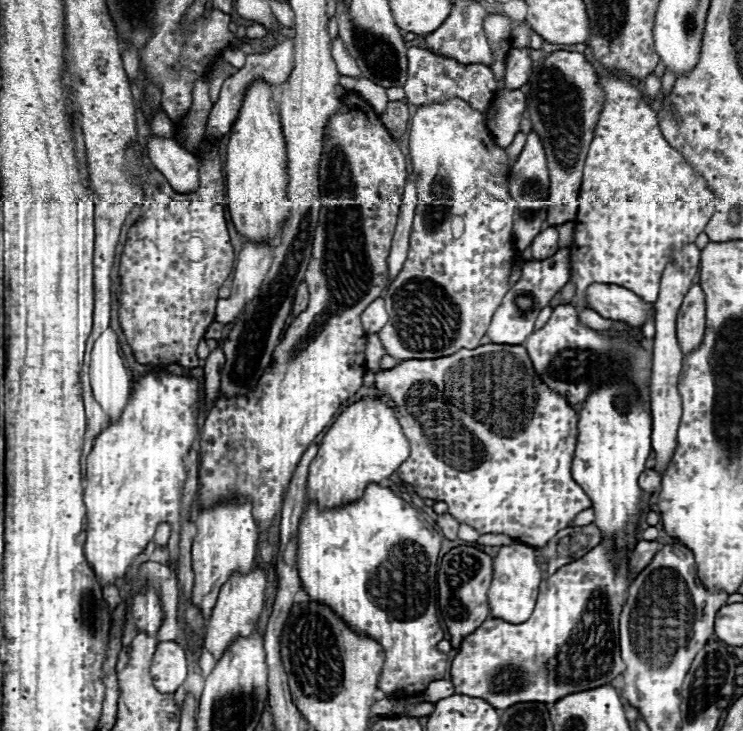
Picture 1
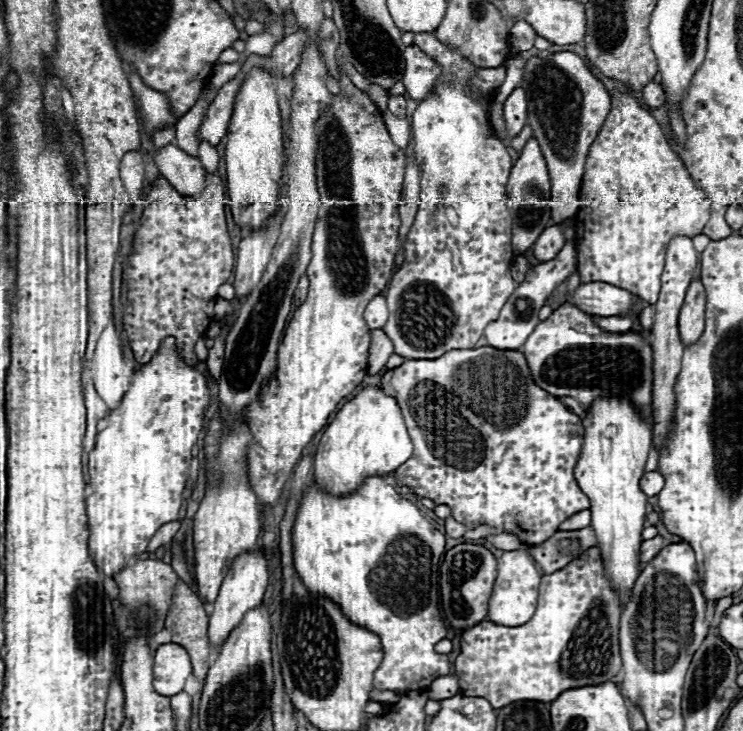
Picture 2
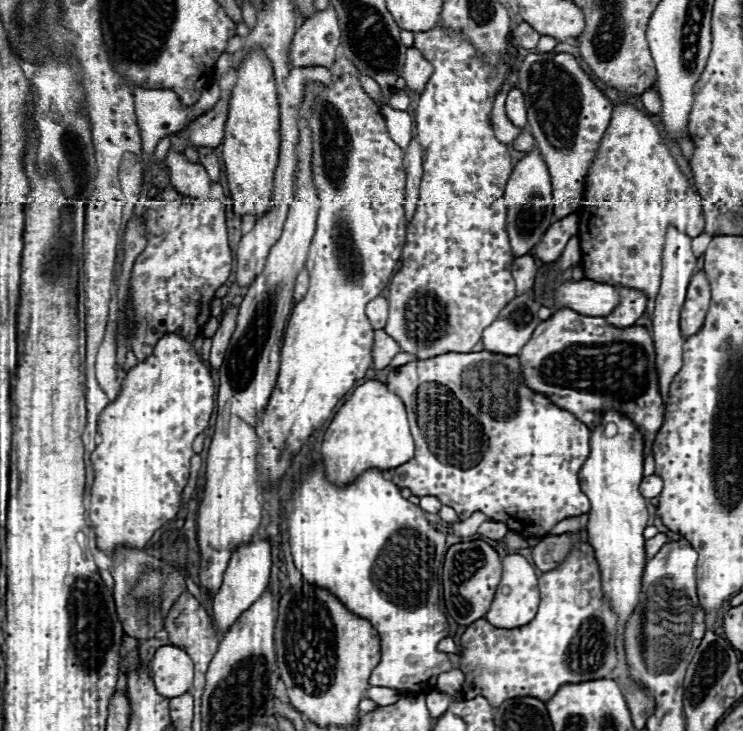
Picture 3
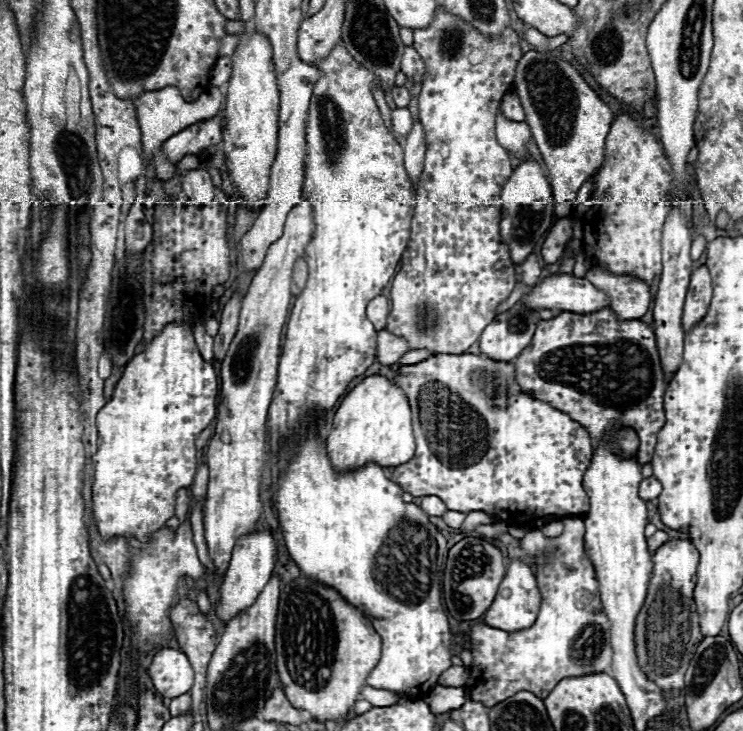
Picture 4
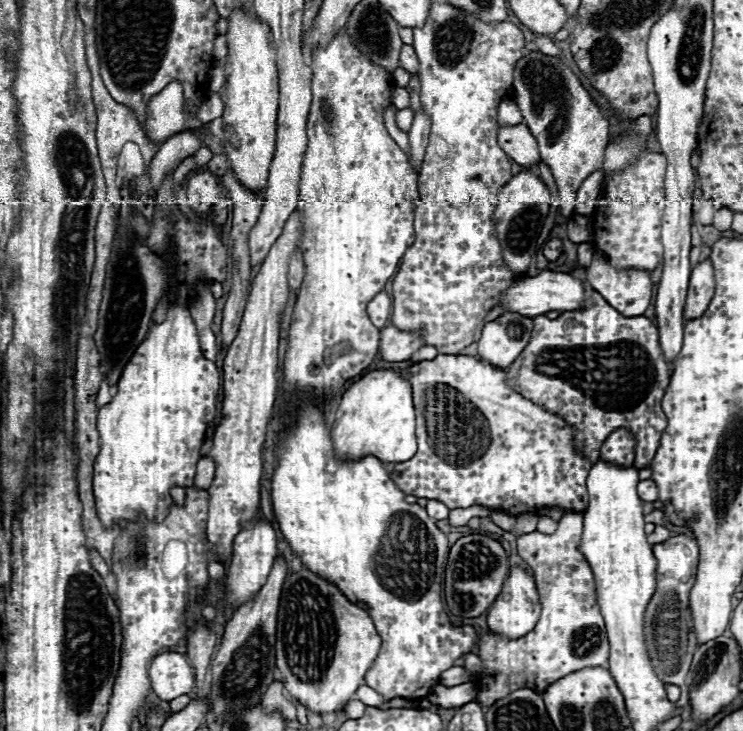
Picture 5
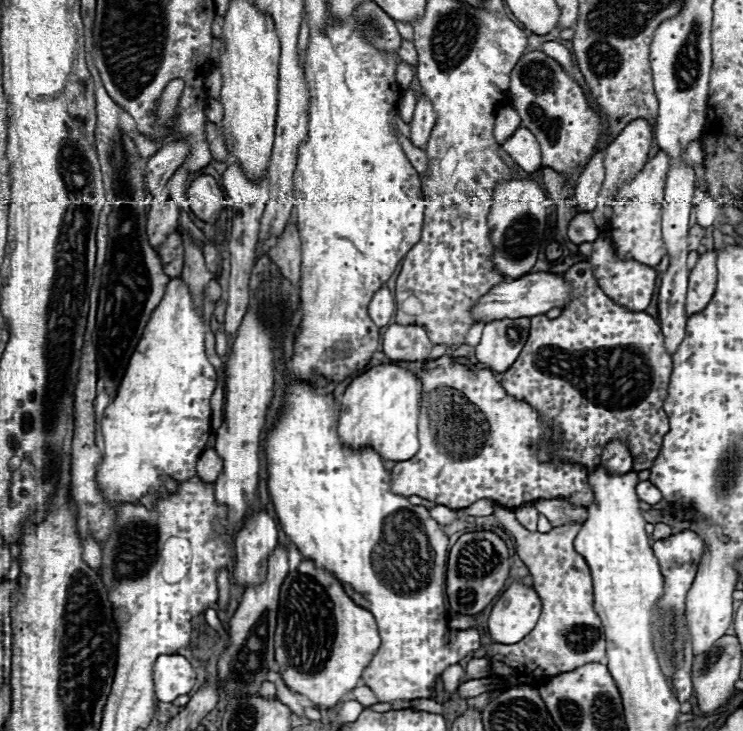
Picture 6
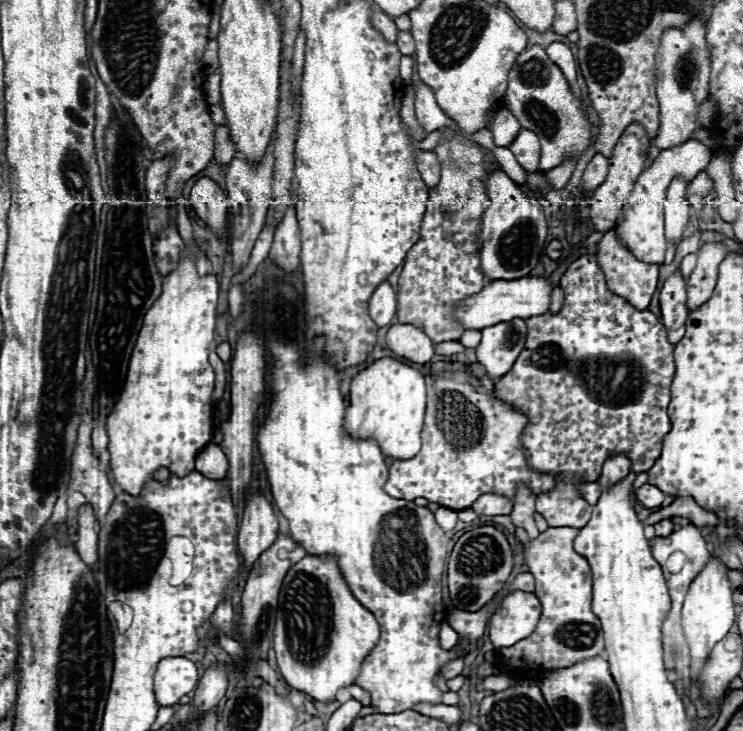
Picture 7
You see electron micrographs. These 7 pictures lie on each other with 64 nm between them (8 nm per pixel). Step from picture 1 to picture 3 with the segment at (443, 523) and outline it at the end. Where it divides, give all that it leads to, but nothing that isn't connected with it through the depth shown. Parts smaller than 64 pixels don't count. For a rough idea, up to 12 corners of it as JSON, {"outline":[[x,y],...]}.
{"outline":[[472,514],[462,522],[450,524],[456,536],[468,538],[476,534],[484,514]]}

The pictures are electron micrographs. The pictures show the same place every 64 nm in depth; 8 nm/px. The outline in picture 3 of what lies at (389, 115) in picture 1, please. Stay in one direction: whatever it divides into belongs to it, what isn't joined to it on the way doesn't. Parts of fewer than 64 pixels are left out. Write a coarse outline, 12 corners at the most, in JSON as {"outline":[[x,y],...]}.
{"outline":[[396,90],[390,98],[390,106],[406,110],[410,98],[404,90]]}

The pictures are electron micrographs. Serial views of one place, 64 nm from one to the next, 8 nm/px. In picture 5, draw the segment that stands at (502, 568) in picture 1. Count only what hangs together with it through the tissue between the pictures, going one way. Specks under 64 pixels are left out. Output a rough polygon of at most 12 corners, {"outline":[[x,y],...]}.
{"outline":[[514,568],[488,610],[506,640],[534,630],[540,616],[534,578]]}

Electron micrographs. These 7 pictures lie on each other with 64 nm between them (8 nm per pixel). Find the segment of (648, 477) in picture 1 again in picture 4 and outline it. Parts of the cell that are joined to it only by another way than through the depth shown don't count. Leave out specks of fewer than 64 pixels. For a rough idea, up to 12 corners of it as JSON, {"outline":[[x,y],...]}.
{"outline":[[656,478],[640,482],[640,498],[654,500],[662,492]]}

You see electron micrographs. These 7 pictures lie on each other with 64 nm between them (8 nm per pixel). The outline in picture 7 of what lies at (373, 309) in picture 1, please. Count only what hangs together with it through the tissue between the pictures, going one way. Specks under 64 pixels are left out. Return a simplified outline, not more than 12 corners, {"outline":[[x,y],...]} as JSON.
{"outline":[[384,280],[370,298],[370,316],[388,326],[396,314],[396,292]]}

